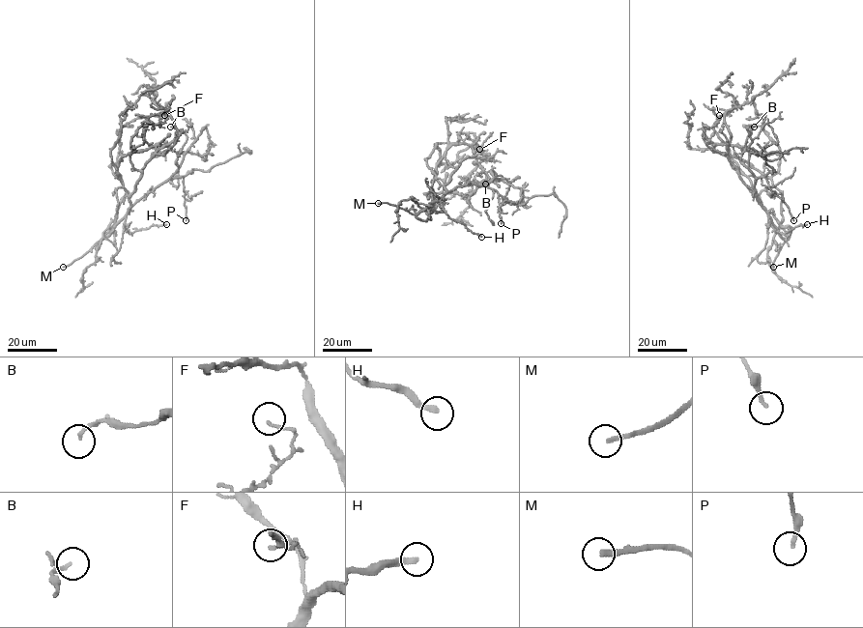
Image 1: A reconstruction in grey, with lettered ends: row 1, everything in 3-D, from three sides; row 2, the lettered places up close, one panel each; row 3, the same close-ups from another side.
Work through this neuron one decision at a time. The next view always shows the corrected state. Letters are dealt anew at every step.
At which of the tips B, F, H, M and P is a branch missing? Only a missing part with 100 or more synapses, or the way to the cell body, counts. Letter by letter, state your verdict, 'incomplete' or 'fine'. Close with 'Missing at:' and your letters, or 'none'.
B: fine
F: fine
H: fine
M: incomplete
P: fine
Missing at: M

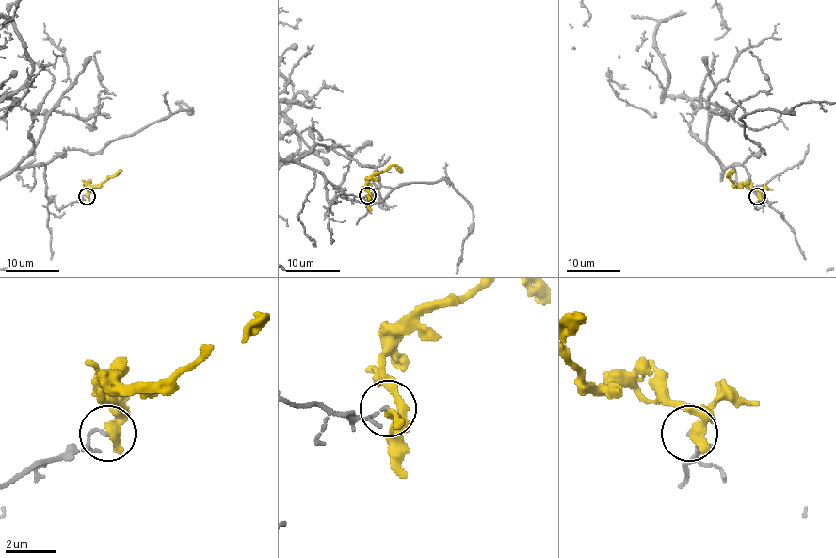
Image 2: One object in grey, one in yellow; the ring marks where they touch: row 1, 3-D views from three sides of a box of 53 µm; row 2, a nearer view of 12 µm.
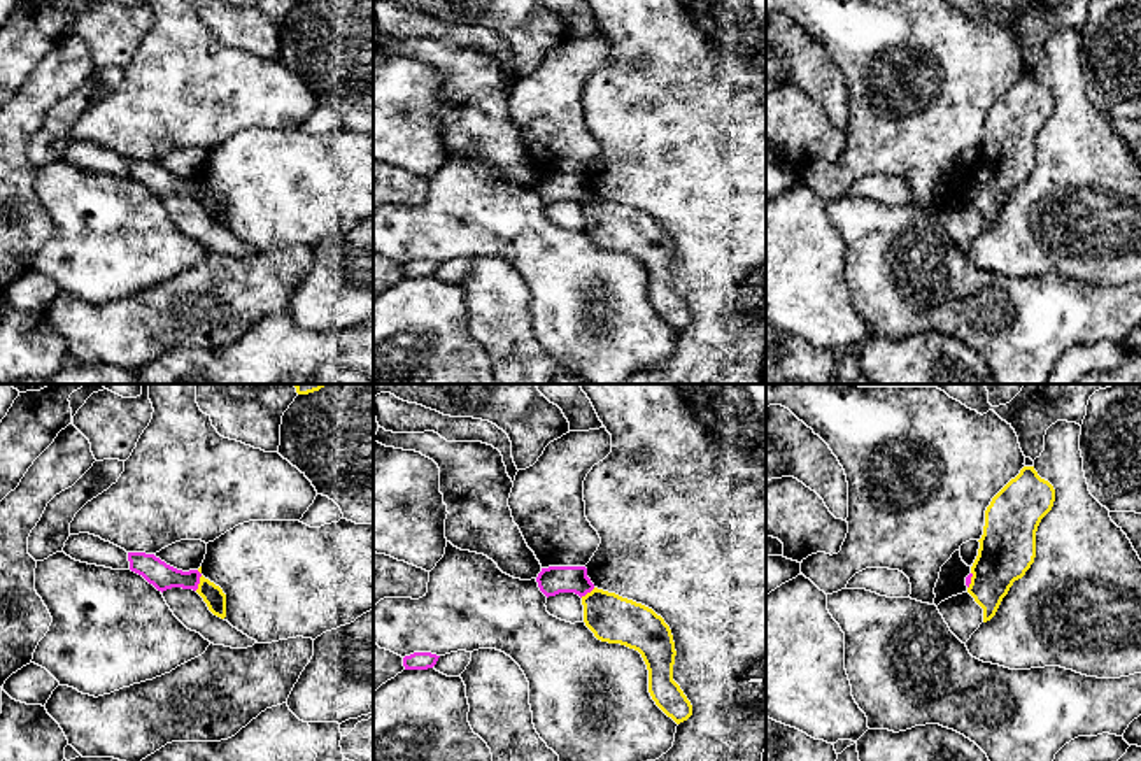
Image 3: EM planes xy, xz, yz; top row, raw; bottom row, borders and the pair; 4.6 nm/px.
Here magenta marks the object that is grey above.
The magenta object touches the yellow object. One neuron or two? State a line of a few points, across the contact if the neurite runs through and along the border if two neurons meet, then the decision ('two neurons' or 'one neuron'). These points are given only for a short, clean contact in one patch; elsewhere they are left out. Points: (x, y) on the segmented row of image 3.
line xy (197, 570), (200, 579), (195, 590); two neurons

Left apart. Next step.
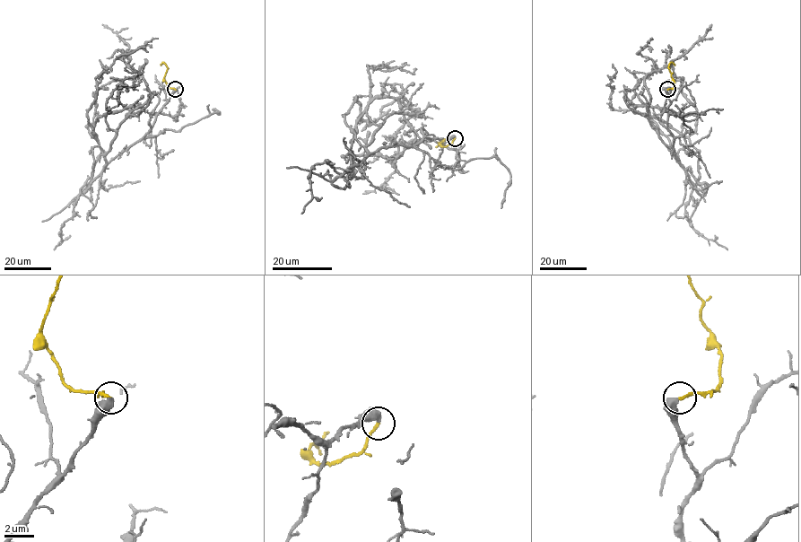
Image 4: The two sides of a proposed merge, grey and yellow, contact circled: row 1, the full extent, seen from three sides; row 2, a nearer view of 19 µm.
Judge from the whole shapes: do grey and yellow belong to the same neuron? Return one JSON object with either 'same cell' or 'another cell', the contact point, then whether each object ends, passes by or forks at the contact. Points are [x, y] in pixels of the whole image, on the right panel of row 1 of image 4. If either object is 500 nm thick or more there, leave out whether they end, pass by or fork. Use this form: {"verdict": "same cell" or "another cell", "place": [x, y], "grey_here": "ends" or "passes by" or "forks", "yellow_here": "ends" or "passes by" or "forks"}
{"verdict": "same cell", "place": [667, 89]}

